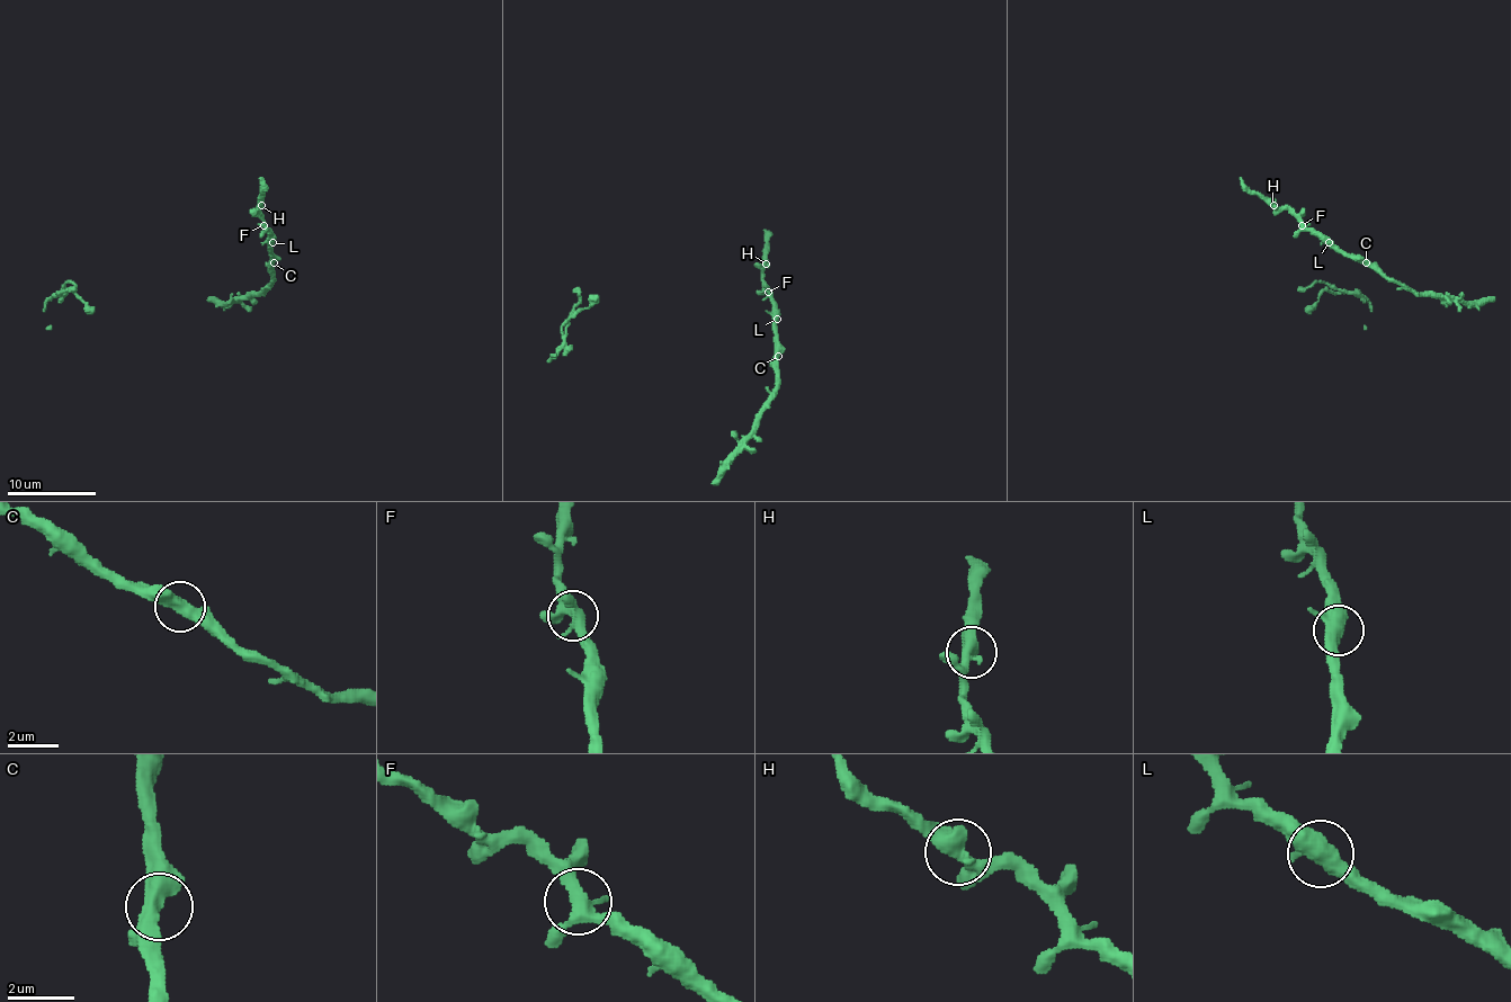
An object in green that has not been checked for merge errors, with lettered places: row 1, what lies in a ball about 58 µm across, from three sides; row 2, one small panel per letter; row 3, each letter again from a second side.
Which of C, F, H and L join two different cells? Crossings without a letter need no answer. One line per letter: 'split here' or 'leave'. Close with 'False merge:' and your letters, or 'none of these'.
C: leave
F: leave
H: leave
L: leave
False merge: none of these

